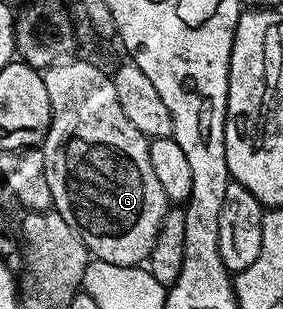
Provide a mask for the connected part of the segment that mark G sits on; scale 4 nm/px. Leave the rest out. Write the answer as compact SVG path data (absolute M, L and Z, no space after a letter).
M79 56L72 57L70 60L54 62L52 66L46 67L42 71L45 80L45 92L49 92L49 104L51 105L51 123L49 132L45 136L41 147L45 156L45 180L49 180L49 192L51 193L51 206L81 236L81 240L87 246L88 251L98 261L108 262L109 264L121 264L122 266L138 266L146 263L148 256L151 255L153 244L157 240L157 232L161 228L161 220L167 215L169 203L165 192L161 188L161 183L153 173L153 164L149 160L149 139L137 128L133 128L133 123L125 117L125 112L121 112L121 104L117 100L117 88L115 87L114 77L107 74L99 66L94 66L91 62L82 62Z

